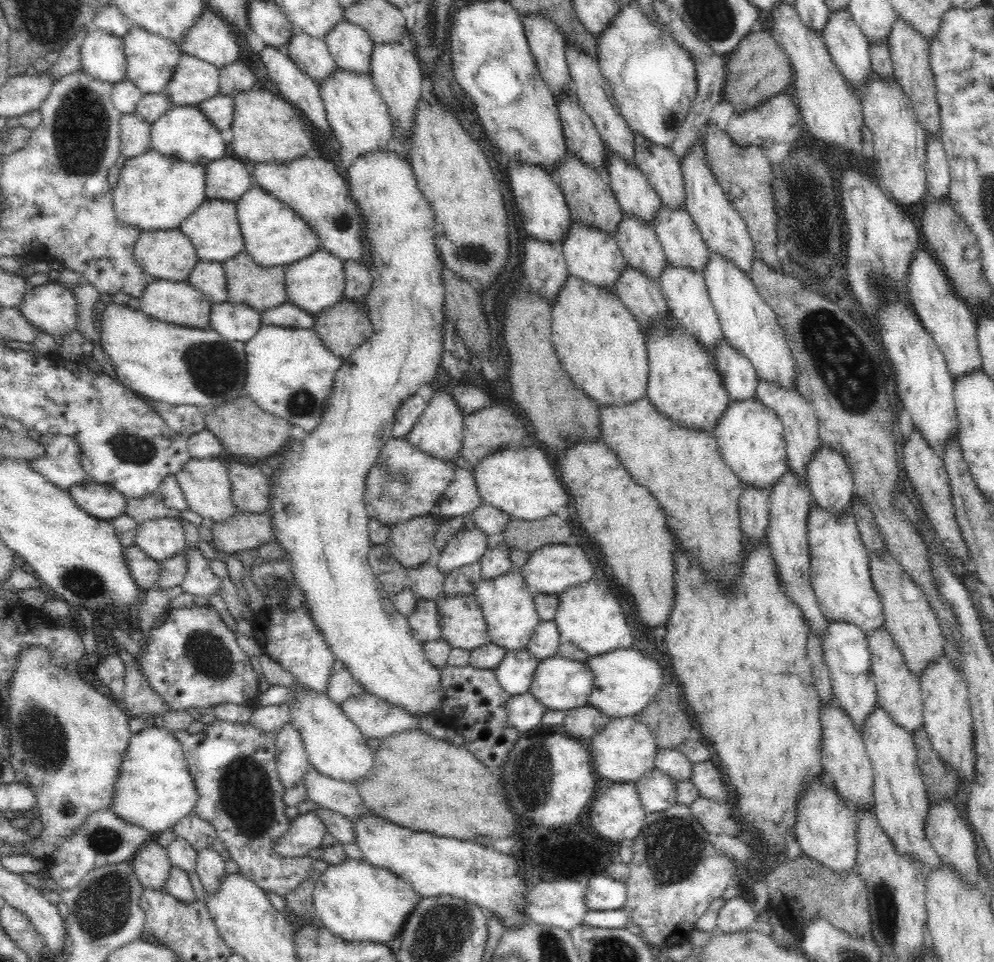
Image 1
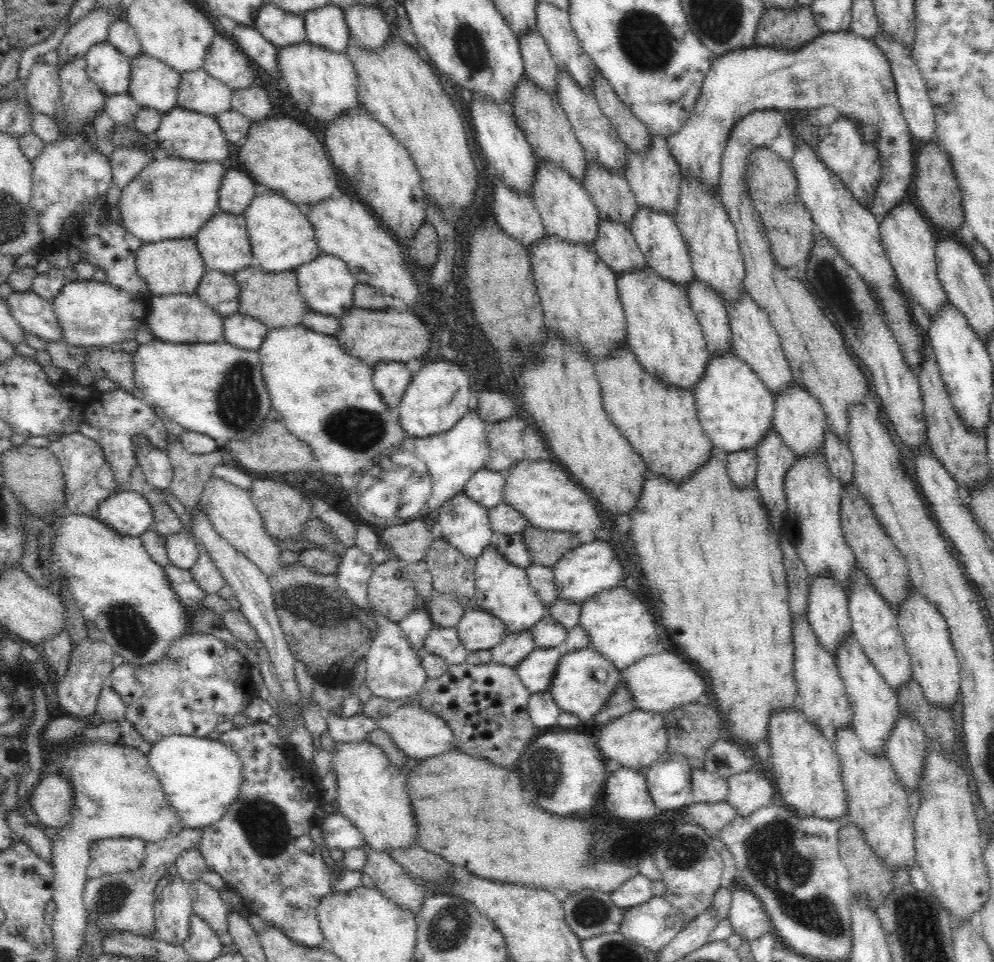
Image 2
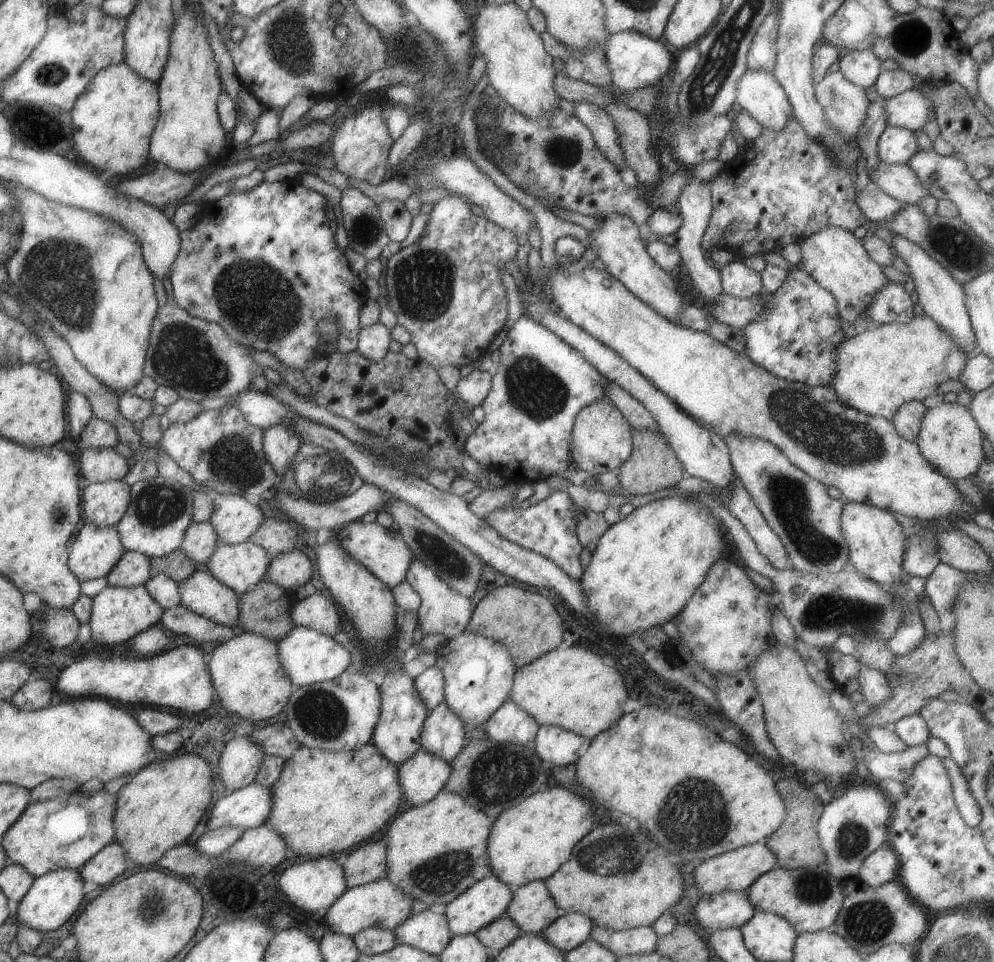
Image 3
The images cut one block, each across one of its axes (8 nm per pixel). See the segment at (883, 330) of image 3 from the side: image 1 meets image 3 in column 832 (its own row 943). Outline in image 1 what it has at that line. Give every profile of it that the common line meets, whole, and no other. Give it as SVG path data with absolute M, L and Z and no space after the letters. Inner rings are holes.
M346 860L330 865L315 882L312 896L314 914L333 935L350 942L388 945L398 938L407 918L418 904L412 885L392 871L363 860Z

